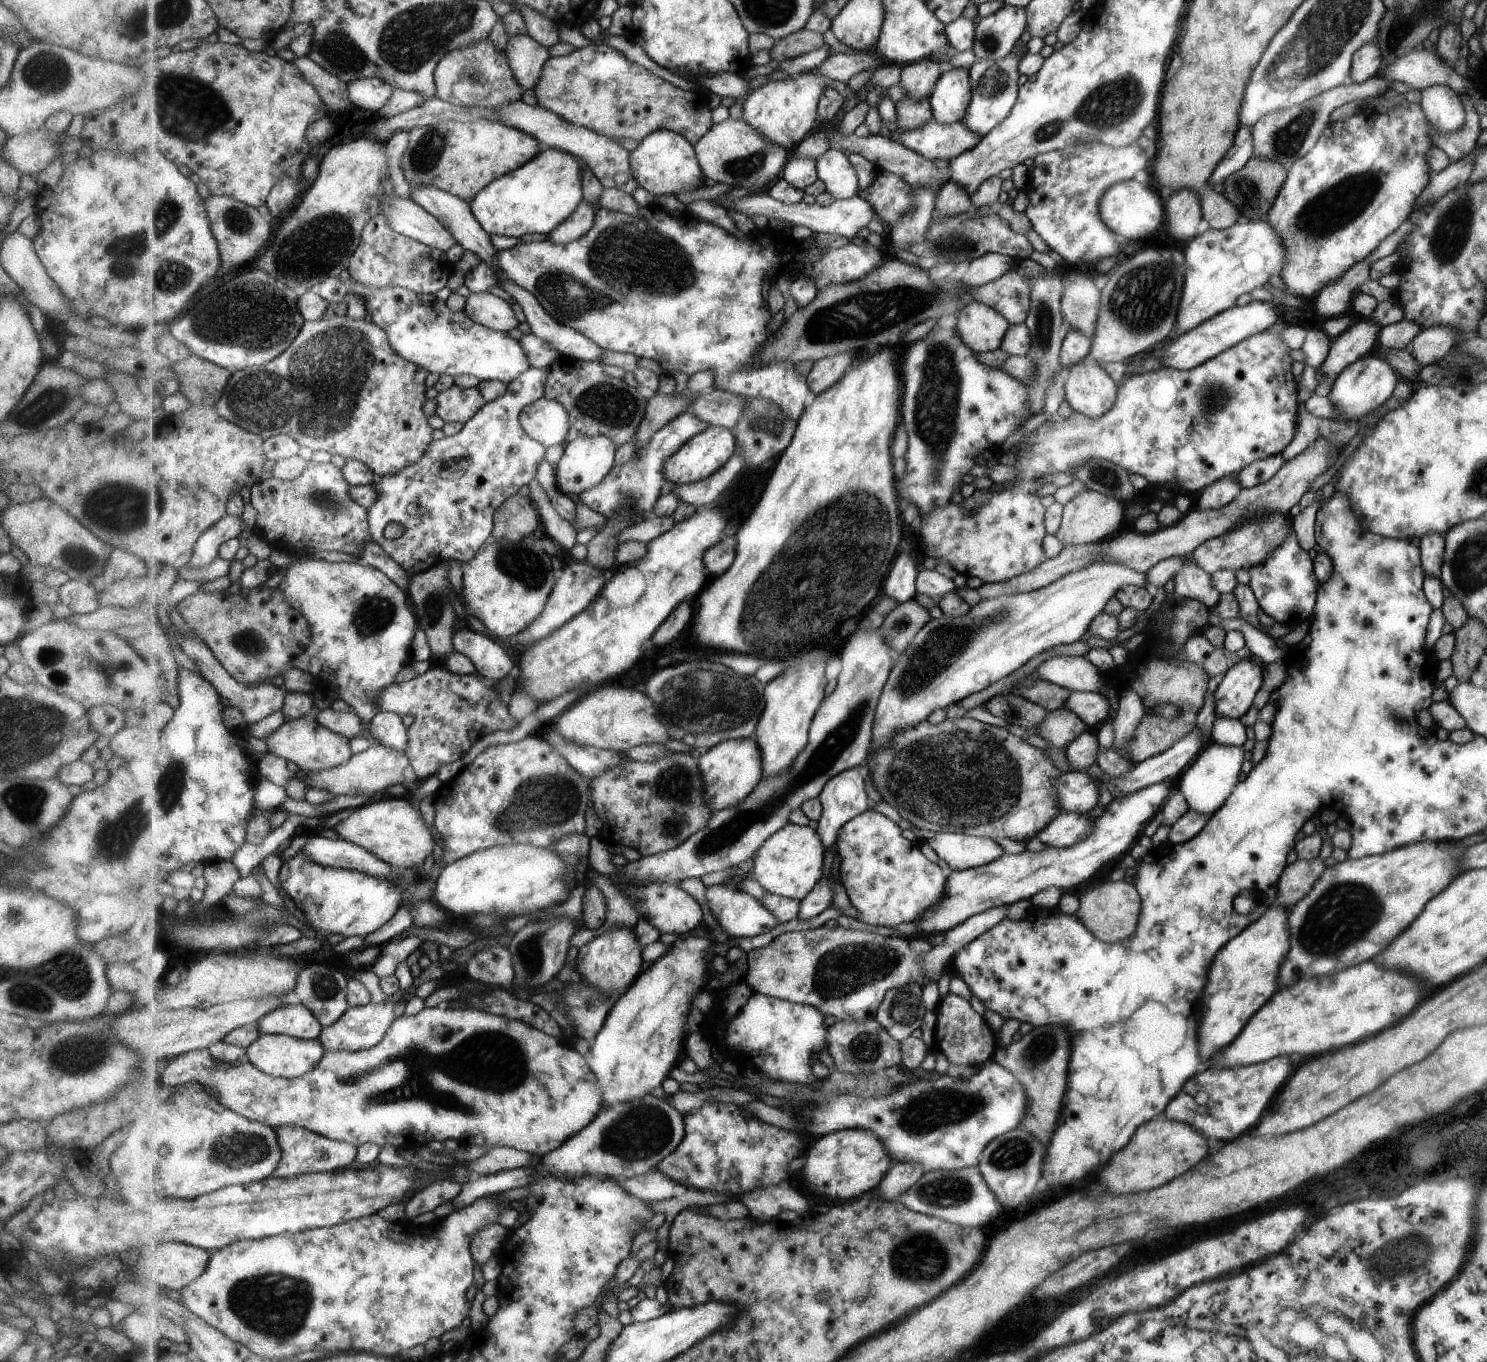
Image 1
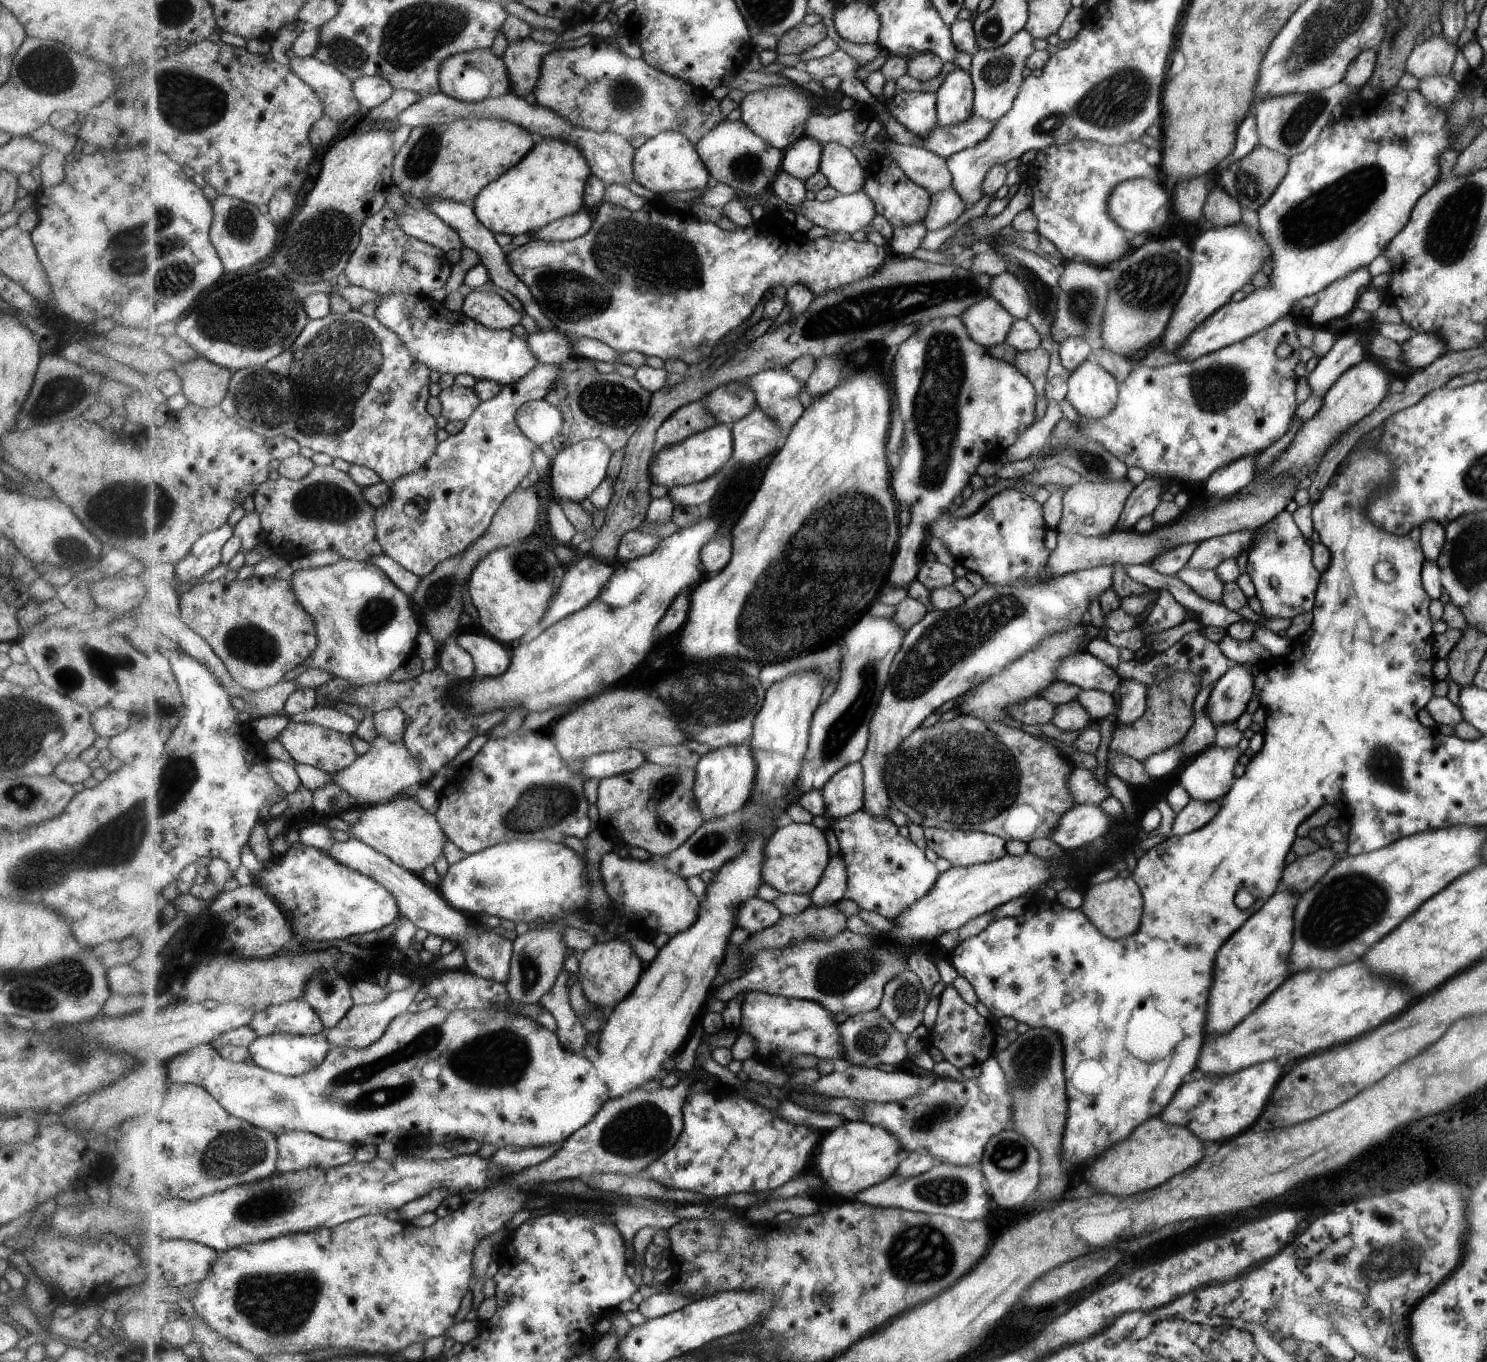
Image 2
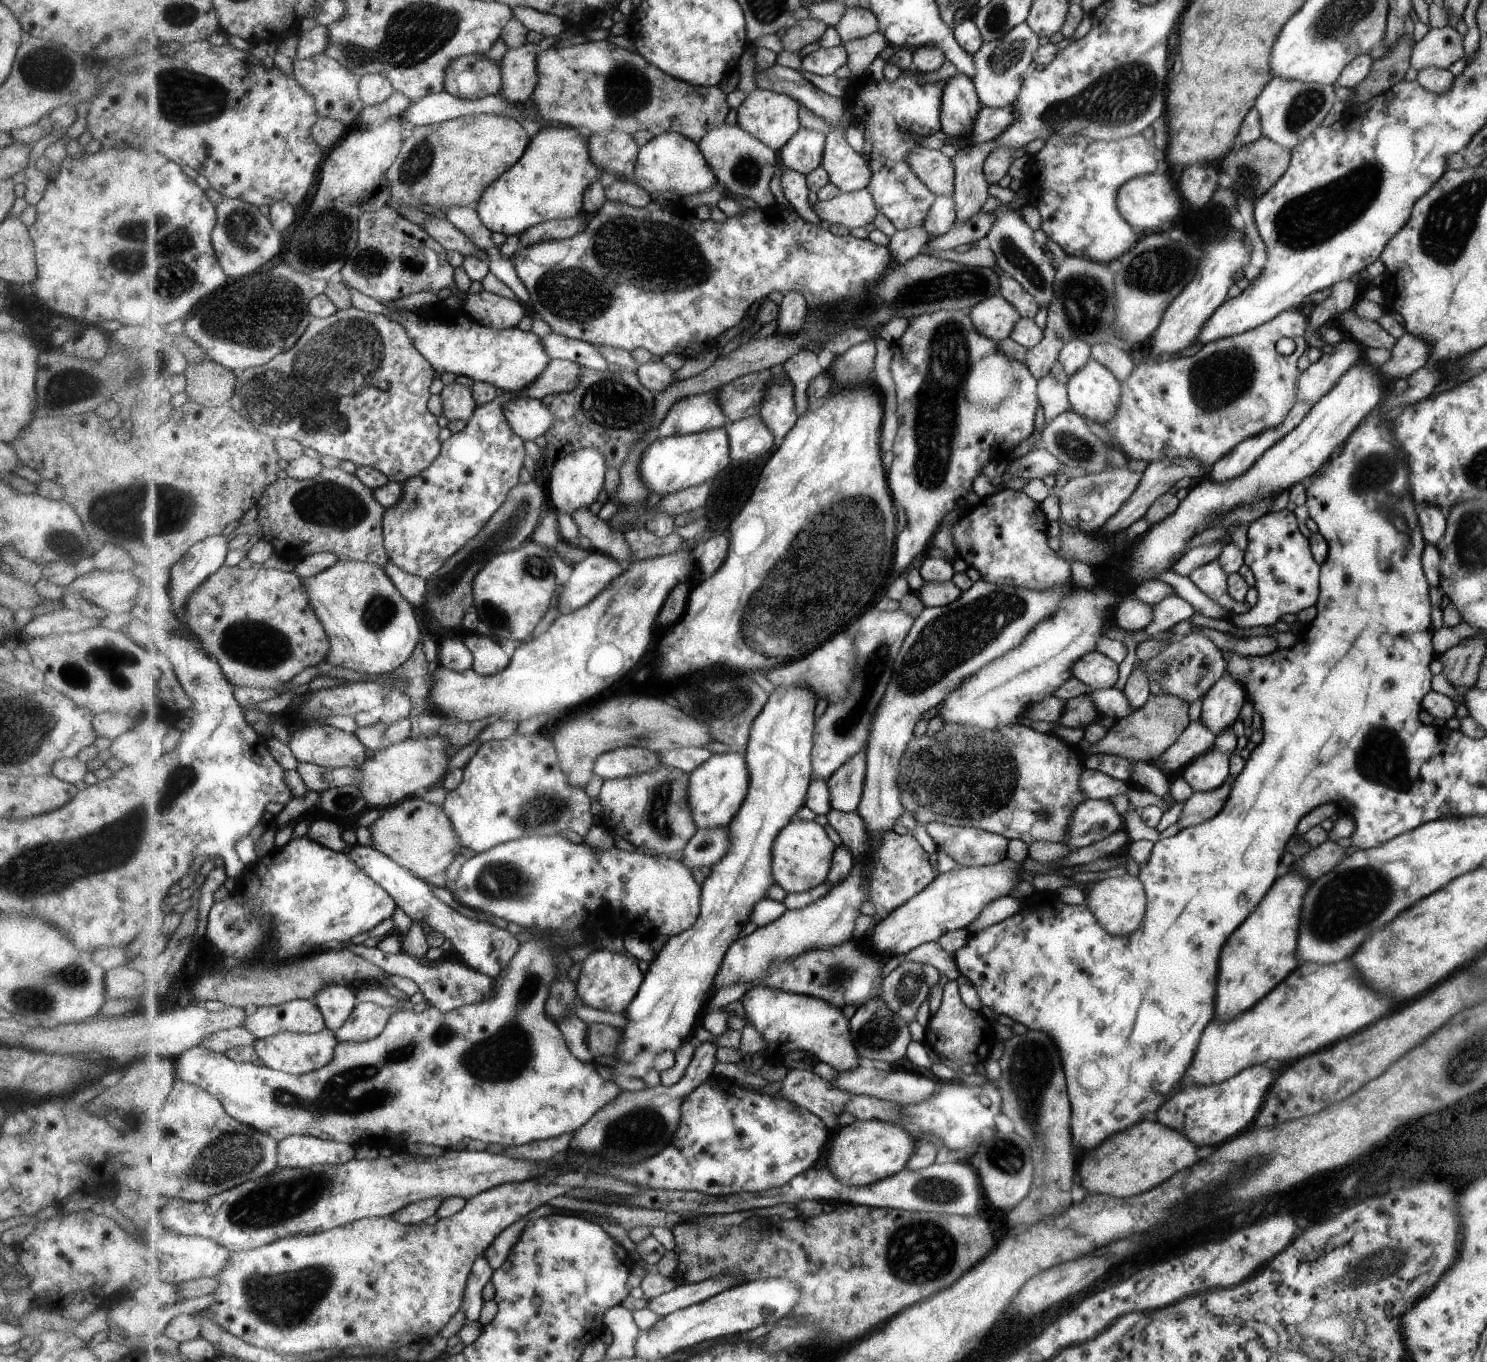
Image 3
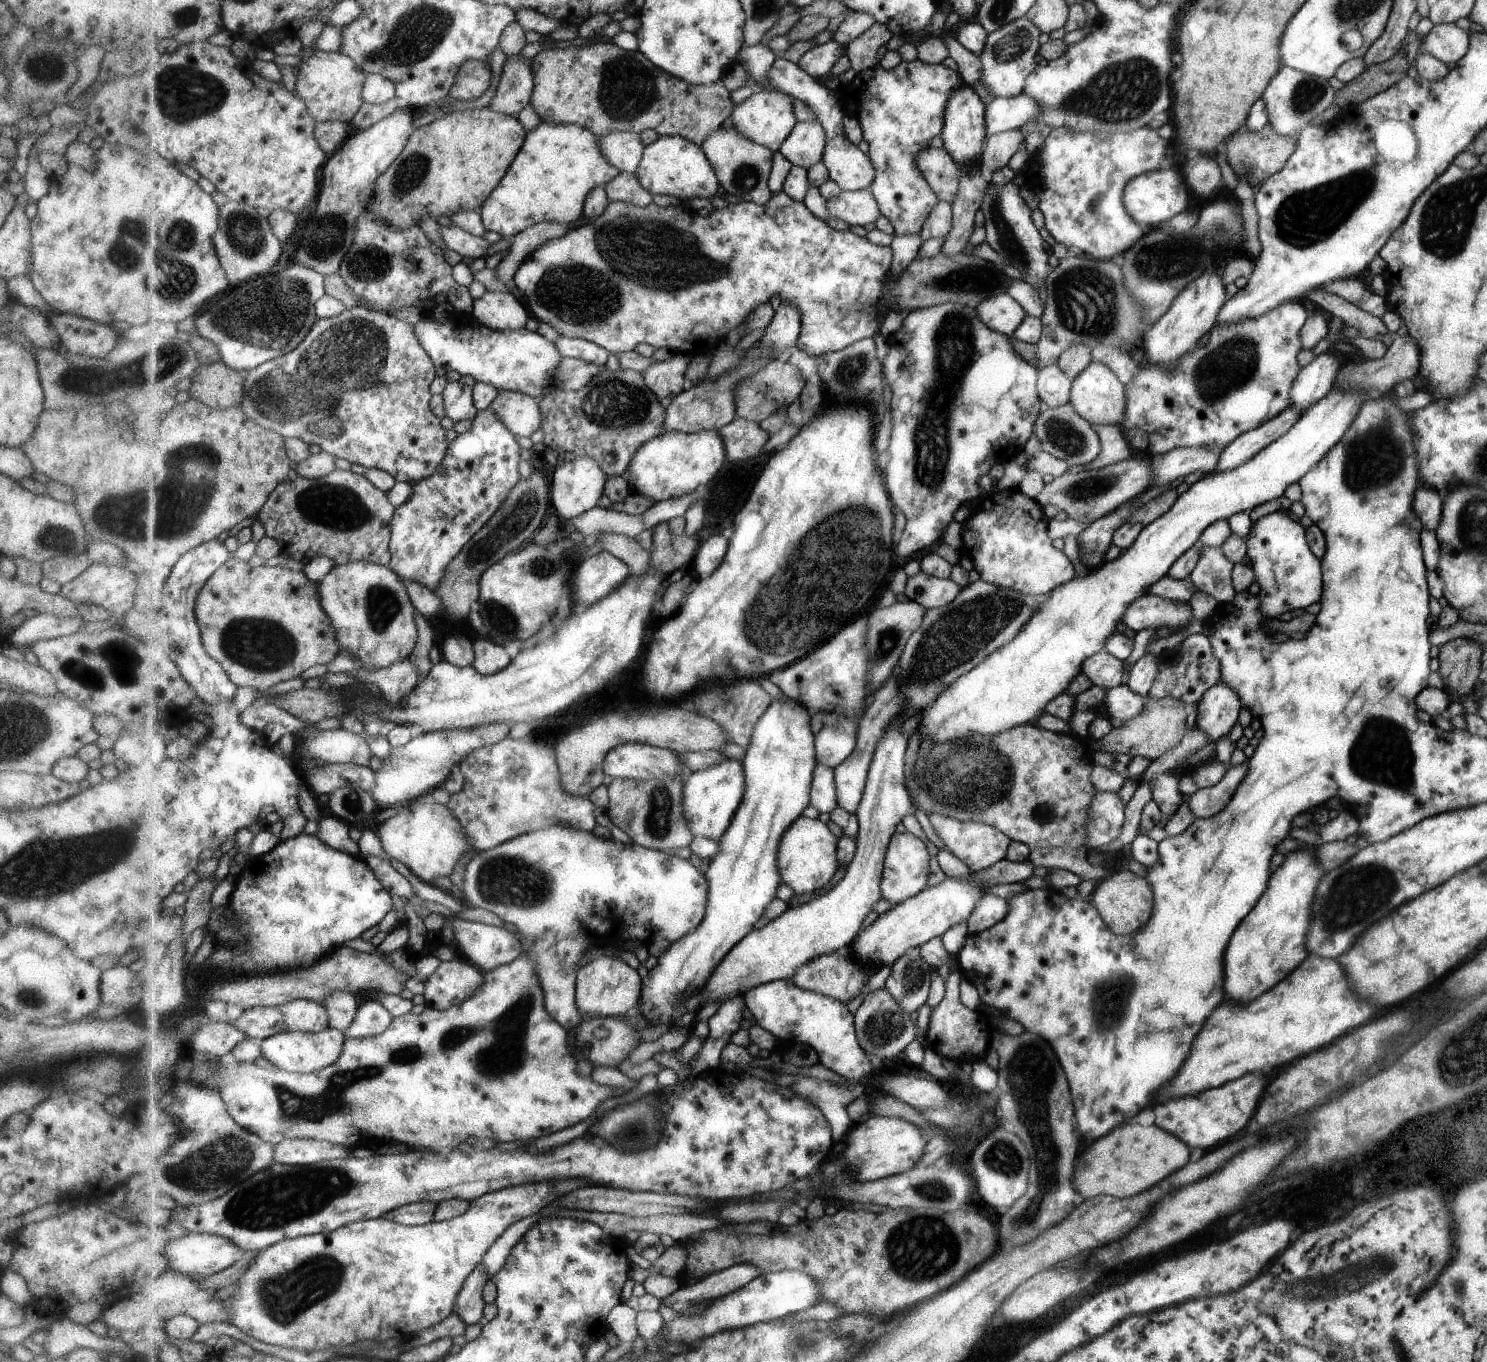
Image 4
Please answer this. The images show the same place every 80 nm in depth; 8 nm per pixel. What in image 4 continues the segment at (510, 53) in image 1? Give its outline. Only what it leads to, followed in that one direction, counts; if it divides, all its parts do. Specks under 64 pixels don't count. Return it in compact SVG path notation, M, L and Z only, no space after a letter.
M511 55L503 66L497 91L488 107L492 111L517 117L527 104L531 104L535 85L532 60L525 61L520 55Z

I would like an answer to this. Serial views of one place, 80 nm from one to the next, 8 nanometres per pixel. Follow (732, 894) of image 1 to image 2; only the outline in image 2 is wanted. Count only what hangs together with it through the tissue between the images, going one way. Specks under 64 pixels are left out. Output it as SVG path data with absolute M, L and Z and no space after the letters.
M757 897L749 898L739 906L735 928L747 930L750 936L773 928L782 918L781 910L773 904L773 901L767 902Z

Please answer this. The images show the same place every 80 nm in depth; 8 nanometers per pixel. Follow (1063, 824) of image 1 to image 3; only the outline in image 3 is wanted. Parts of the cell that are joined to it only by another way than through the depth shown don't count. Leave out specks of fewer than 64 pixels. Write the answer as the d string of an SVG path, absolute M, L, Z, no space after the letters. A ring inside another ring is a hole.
M1086 799L1075 808L1066 828L1067 839L1062 844L1069 849L1079 849L1102 840L1120 828L1122 818L1107 799ZM1097 823L1103 825L1101 832L1093 832L1093 824Z

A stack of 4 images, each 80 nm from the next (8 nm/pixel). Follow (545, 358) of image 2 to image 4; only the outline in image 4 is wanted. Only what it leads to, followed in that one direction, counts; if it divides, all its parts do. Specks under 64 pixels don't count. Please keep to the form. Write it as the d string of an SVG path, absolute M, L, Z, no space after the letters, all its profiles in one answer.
M560 335L554 343L559 347L559 352L565 358L583 359L598 365L607 364L607 360L609 360L609 356L612 354L610 350L585 339L563 337Z

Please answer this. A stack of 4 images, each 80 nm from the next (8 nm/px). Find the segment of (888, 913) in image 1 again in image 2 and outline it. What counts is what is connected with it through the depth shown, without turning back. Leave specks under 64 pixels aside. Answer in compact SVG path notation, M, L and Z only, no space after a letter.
M859 810L847 818L839 818L833 822L831 828L831 838L834 841L835 849L845 860L847 864L847 899L855 902L859 908L865 911L874 912L883 916L888 921L894 921L899 918L901 912L907 912L913 908L915 902L923 899L923 896L929 896L943 876L943 872L937 868L936 862L931 862L925 856L925 850L921 850L915 844L914 837L905 838L899 832L899 826L889 818L873 816L867 810Z

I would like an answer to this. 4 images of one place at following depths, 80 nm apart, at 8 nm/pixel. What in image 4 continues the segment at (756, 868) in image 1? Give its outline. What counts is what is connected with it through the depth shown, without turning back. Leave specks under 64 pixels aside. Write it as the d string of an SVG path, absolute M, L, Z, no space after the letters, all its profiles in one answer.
M799 817L783 835L779 847L778 857L783 883L793 888L795 894L815 893L825 888L841 866L838 857L839 837L840 833L831 823L824 824L817 818Z

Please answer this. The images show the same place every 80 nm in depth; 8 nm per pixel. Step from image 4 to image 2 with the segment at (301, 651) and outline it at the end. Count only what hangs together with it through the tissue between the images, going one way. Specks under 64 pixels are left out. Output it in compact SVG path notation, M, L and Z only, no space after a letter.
M230 575L211 583L203 583L190 588L177 597L178 612L185 624L203 638L211 649L223 660L231 678L250 690L262 690L280 684L297 666L310 659L318 650L319 637L315 622L309 612L297 600L290 580L277 576L252 576L236 580Z

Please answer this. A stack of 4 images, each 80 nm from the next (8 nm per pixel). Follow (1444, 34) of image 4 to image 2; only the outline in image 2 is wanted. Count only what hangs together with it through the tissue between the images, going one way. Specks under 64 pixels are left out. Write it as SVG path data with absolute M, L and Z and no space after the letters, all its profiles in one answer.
M1440 34L1429 36L1403 62L1405 73L1408 73L1418 82L1425 76L1449 76L1451 67L1459 45L1447 42Z

